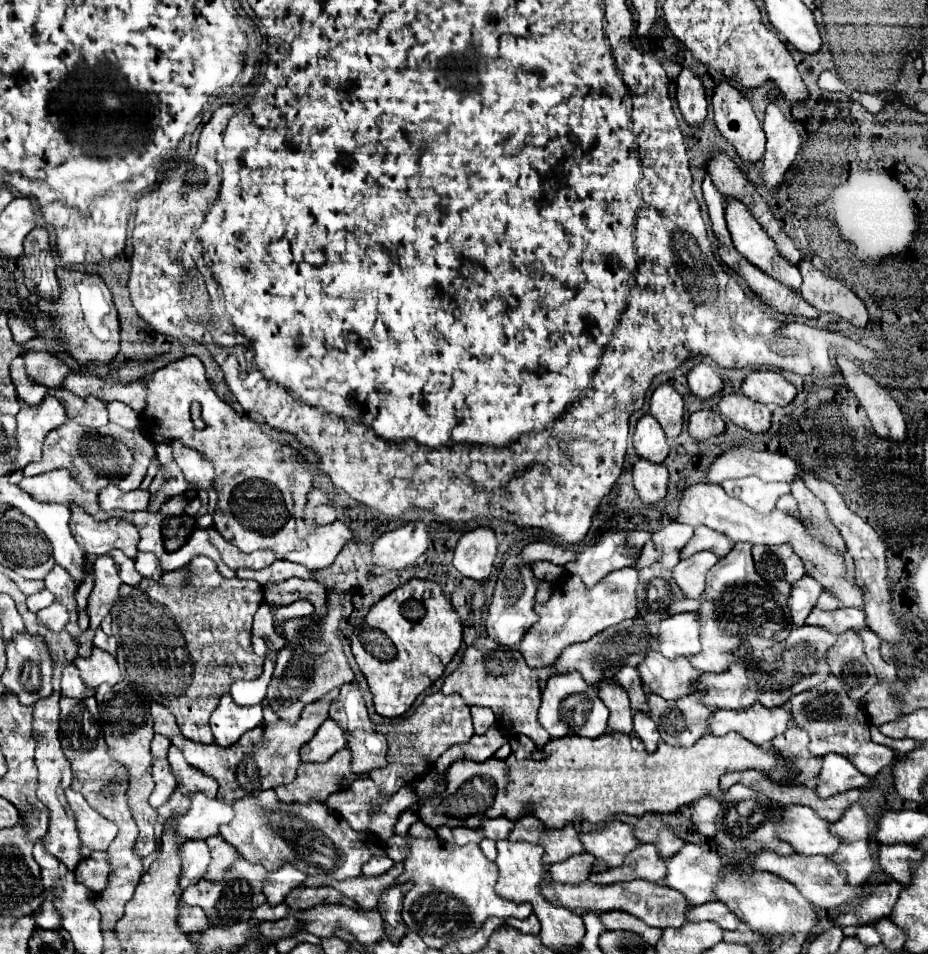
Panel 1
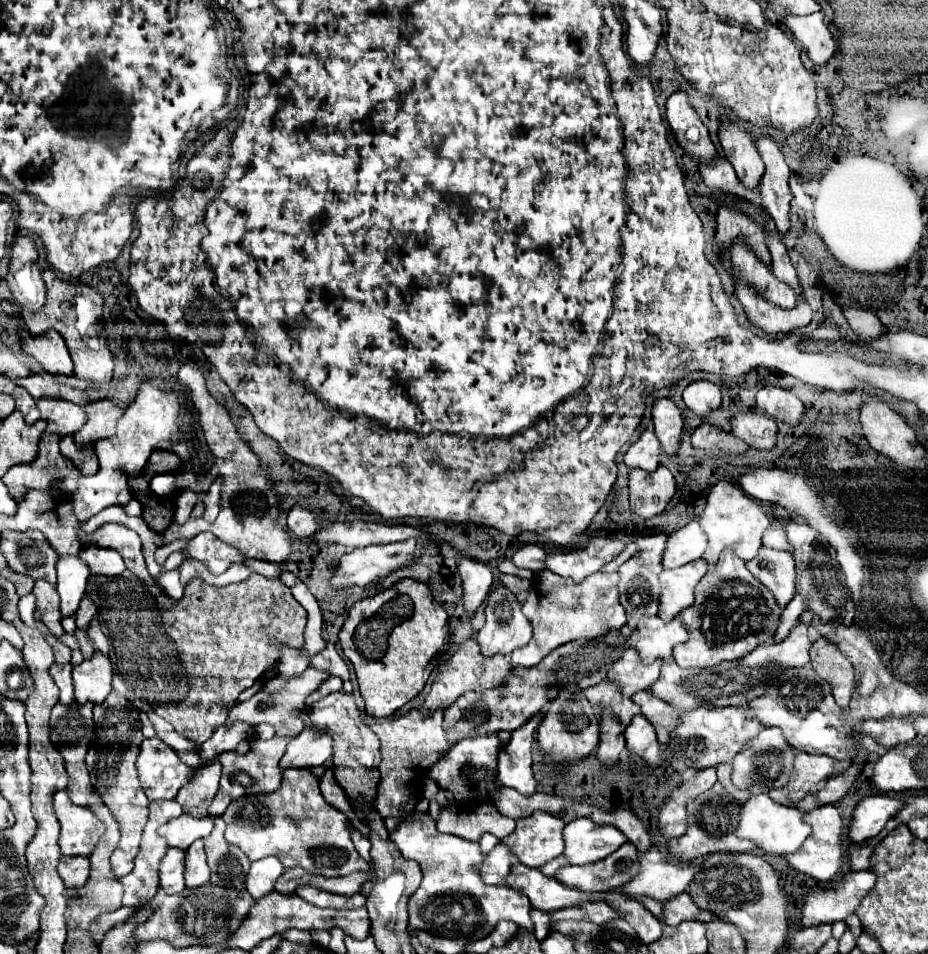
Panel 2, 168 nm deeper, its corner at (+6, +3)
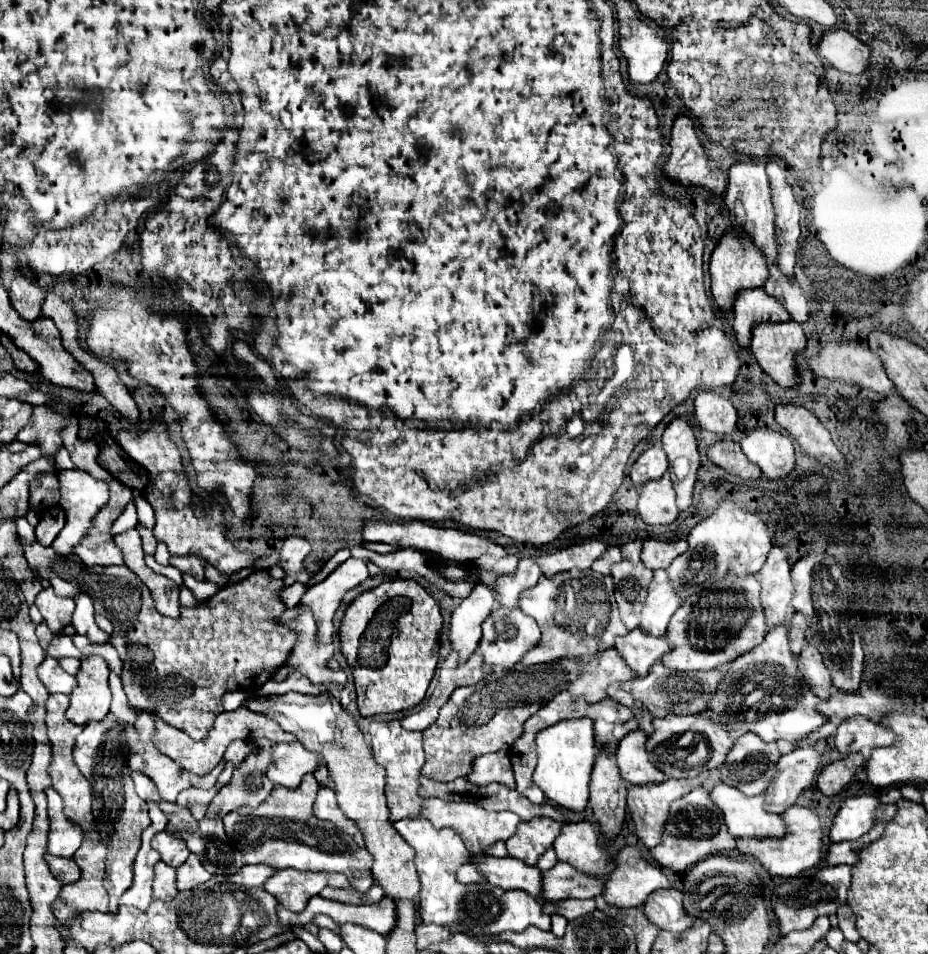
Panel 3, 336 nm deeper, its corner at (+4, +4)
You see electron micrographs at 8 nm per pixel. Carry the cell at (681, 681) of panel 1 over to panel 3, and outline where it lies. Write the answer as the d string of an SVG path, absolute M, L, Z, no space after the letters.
M608 648L602 654L588 660L582 668L582 676L568 686L572 696L586 696L586 700L600 702L606 698L606 690L614 682L628 682L634 678L634 672L624 664L616 648Z

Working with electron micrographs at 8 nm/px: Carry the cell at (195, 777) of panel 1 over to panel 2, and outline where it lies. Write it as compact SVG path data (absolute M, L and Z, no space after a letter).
M210 763L202 767L194 779L186 787L182 787L176 795L176 801L182 805L184 813L190 813L192 817L206 817L208 815L208 805L212 803L216 791L218 791L218 781L220 781L220 763Z

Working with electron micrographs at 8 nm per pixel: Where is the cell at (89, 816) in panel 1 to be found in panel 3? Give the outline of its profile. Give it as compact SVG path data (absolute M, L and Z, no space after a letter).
M48 788L48 816L50 816L50 834L48 834L48 852L54 856L72 858L80 844L86 838L84 828L78 828L76 822L64 816L64 802L54 788Z

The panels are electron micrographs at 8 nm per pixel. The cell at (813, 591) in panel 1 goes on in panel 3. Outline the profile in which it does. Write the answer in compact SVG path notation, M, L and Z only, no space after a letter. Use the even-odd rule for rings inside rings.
M780 624L772 628L760 646L728 664L728 674L710 702L710 718L724 724L734 734L756 732L764 742L798 742L806 734L816 732L828 722L828 718L818 714L816 706L822 700L808 688L808 682L800 676L796 662L798 658L788 646L788 626ZM750 688L754 690L750 692Z

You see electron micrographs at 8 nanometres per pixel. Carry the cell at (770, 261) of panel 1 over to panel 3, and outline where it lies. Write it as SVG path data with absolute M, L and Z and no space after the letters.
M746 288L734 300L734 334L742 348L750 346L750 332L756 322L786 322L790 314L764 288Z

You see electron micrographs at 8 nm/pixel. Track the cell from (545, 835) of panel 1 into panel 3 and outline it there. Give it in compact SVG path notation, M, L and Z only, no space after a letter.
M532 818L528 822L520 822L516 834L506 840L508 856L534 866L538 858L554 844L560 830L562 824L552 818Z

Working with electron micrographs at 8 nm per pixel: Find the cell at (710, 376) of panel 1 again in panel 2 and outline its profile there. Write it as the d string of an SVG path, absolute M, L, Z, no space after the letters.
M694 381L684 389L684 403L686 407L696 413L698 417L704 417L710 411L716 411L722 403L720 387L712 381Z

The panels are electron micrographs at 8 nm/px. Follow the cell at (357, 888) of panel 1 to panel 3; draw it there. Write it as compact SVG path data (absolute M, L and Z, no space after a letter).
M280 870L276 872L264 888L282 902L292 912L302 912L312 896L316 896L324 886L350 888L350 880L344 874L324 874L324 872L300 872L300 870Z

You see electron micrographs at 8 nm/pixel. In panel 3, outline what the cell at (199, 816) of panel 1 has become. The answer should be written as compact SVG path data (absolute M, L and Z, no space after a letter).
M162 830L152 838L152 848L158 850L162 860L166 864L172 864L174 868L182 864L190 854L184 840L180 838L180 832L168 832L168 830Z

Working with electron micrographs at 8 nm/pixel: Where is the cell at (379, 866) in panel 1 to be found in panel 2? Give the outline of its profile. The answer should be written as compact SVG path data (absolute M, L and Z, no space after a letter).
M350 829L350 831L352 831L352 841L354 841L354 845L356 845L356 851L358 851L368 863L372 863L372 857L370 857L370 841L368 841L368 837L362 835L358 829Z

